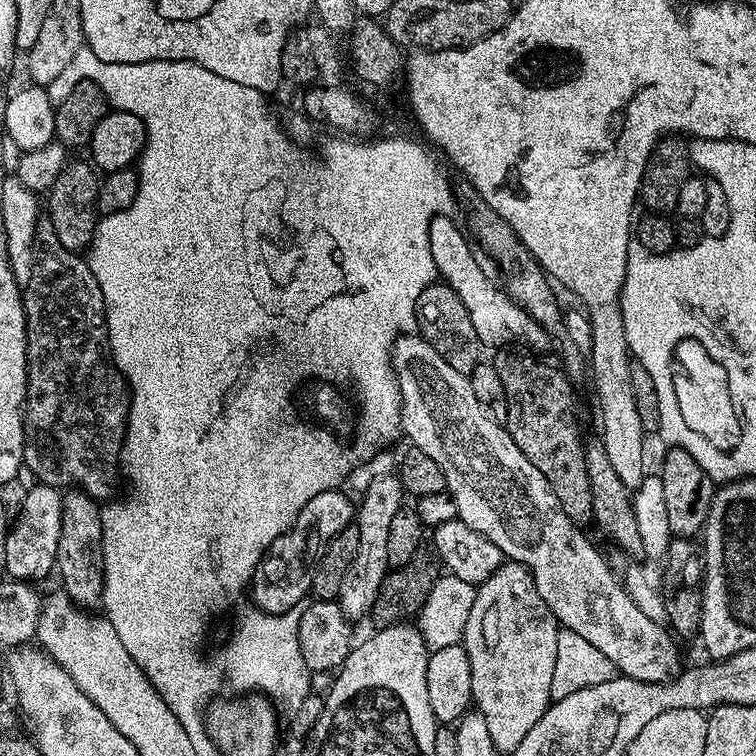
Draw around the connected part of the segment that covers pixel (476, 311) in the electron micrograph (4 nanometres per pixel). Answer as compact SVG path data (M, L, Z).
M445 214L434 217L430 222L430 252L436 263L439 279L449 284L458 298L462 298L462 306L466 306L470 322L474 322L474 330L478 333L481 345L488 347L489 344L492 350L500 350L505 346L519 346L524 350L546 347L550 343L548 331L528 311L515 304L503 287L498 286L497 281L495 284L484 273L483 266L472 253L473 245L470 240L468 245L463 230L452 218Z

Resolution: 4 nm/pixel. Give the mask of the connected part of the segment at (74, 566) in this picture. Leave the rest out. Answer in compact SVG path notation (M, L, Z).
M82 490L63 493L61 530L59 531L55 571L59 574L62 590L77 608L96 610L104 598L104 543L102 542L101 505Z

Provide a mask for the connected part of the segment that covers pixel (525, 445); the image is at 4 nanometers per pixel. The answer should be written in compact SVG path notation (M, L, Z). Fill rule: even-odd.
M500 350L495 353L494 363L498 374L502 378L502 386L508 403L506 427L508 433L514 438L518 450L538 466L542 478L550 486L550 490L558 498L562 510L577 526L584 526L588 519L594 516L592 510L592 487L590 474L586 474L586 440L580 437L580 420L576 417L576 392L559 367L551 368L540 360L535 360L535 355L525 354L520 350Z

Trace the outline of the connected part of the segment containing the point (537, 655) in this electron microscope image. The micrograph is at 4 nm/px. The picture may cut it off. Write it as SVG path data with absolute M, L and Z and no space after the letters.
M505 562L476 589L474 606L470 609L462 643L470 658L472 670L472 704L475 711L480 712L482 718L486 718L490 738L502 754L510 754L516 749L518 742L522 742L522 738L530 734L534 722L538 722L538 718L546 714L553 701L551 683L561 629L550 606L542 602L542 594L538 594L538 586L526 566Z

